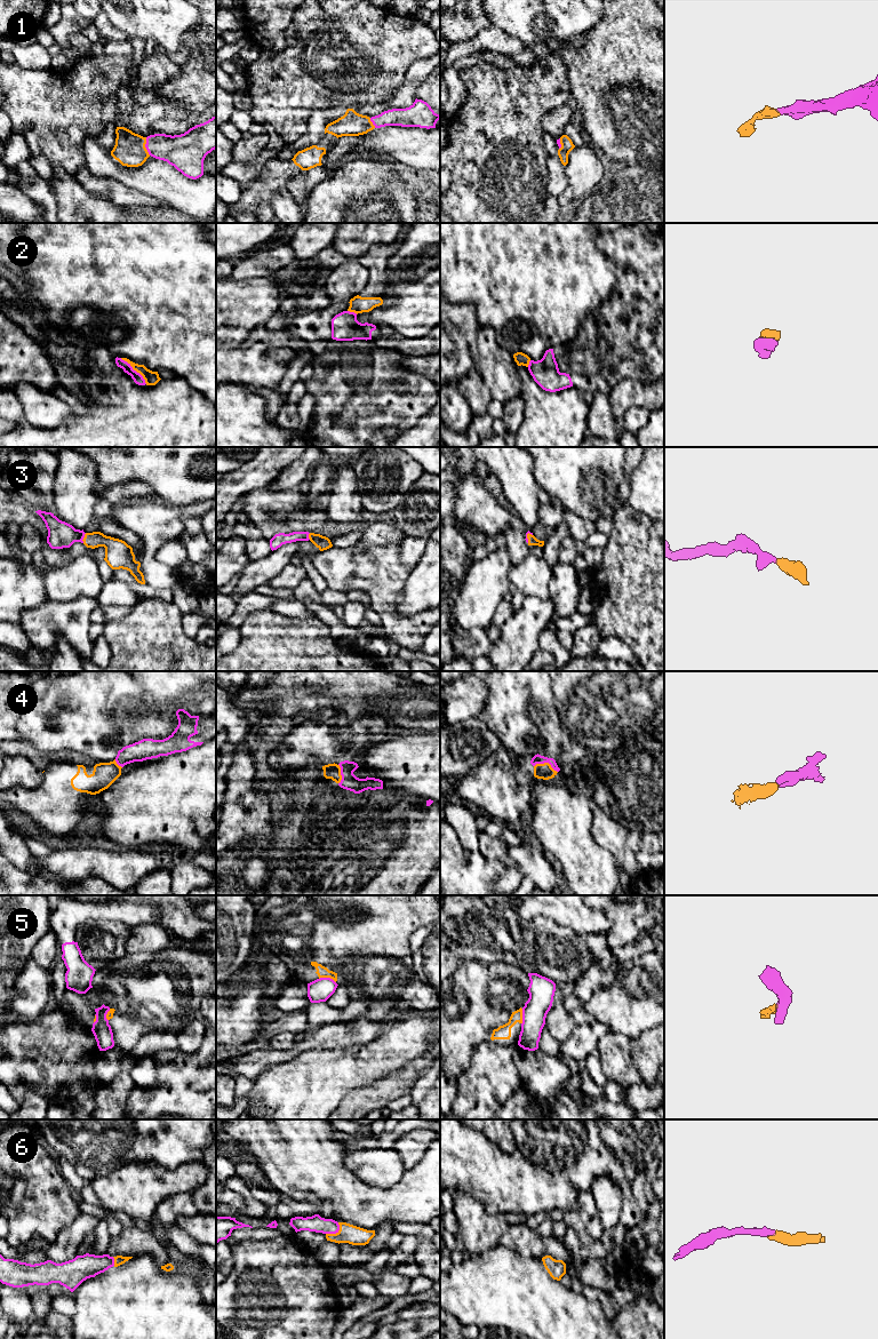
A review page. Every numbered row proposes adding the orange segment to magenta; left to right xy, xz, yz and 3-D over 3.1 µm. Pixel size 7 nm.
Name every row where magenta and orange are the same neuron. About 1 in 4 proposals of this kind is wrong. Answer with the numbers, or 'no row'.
1, 2, 3, 4, 6

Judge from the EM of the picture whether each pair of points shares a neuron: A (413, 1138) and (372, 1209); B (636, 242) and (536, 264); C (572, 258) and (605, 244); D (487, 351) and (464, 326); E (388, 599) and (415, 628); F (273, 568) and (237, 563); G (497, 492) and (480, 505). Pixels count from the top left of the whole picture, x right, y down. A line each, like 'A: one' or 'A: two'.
A: two
B: two
C: two
D: two
E: one
F: two
G: two

